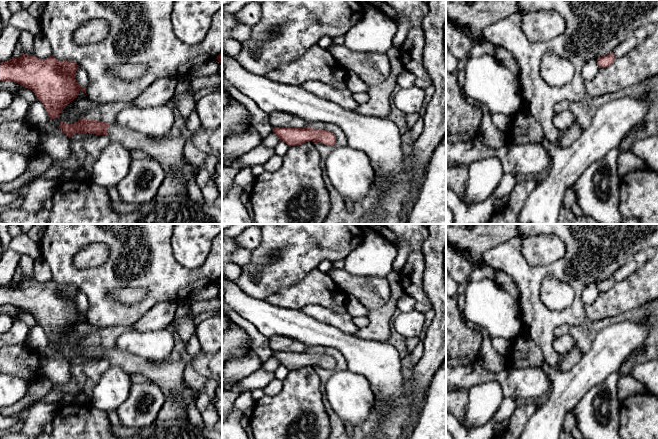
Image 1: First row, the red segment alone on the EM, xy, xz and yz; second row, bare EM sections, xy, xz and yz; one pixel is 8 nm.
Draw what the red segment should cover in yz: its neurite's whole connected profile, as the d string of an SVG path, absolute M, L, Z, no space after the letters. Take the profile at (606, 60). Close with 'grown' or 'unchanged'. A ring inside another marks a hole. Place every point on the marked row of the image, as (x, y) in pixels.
M612 52L612 53L609 53L607 55L604 55L602 57L598 58L597 64L598 64L599 68L606 68L609 65L611 65L615 59L616 59L616 56Z; unchanged

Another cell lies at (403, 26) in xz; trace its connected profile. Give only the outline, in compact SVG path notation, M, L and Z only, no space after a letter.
M401 17L395 20L395 22L397 24L397 33L393 39L393 46L394 50L398 51L408 35L408 32L410 30L410 23L408 18L406 17Z

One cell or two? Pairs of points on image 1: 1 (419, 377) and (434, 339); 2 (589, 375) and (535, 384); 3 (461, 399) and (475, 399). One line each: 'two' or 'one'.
1: one
2: two
3: two

